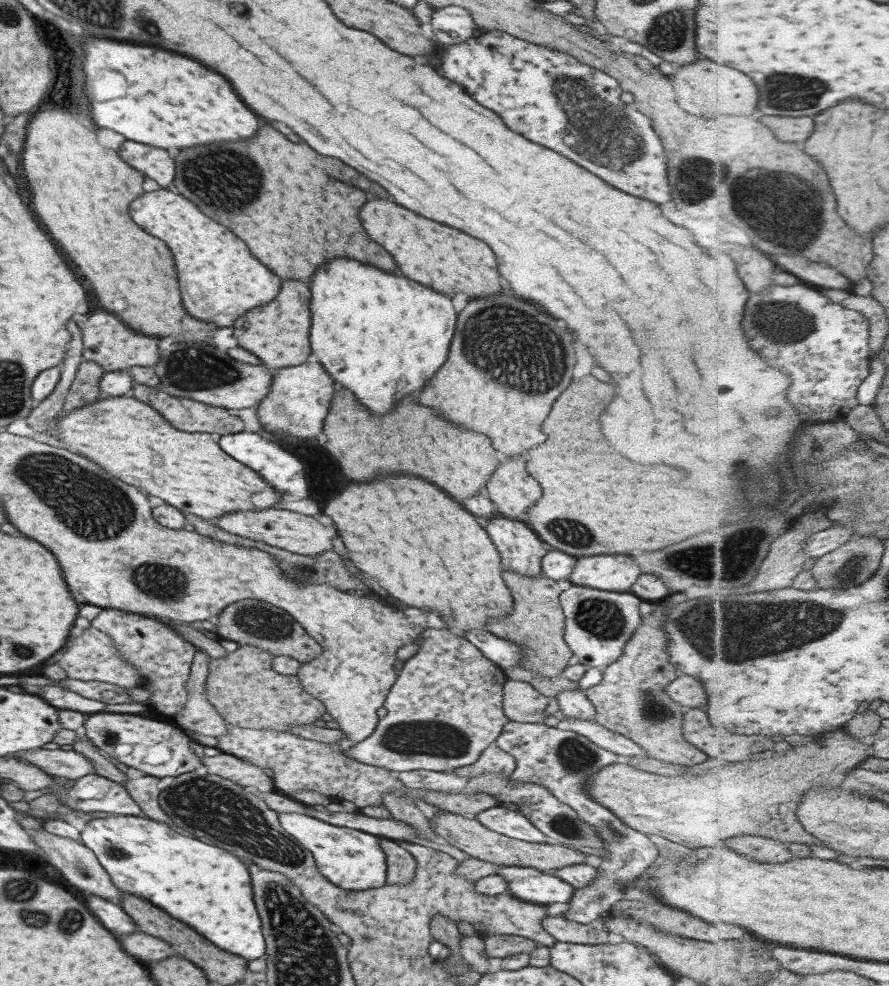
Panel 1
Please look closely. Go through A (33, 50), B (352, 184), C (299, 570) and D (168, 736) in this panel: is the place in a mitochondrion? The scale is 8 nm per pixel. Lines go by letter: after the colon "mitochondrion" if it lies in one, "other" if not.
A: other
B: other
C: mitochondrion
D: other

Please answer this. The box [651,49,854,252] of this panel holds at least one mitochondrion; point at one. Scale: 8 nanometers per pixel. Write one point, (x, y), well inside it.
(785, 91)

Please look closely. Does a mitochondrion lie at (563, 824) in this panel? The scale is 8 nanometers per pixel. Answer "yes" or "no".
yes

